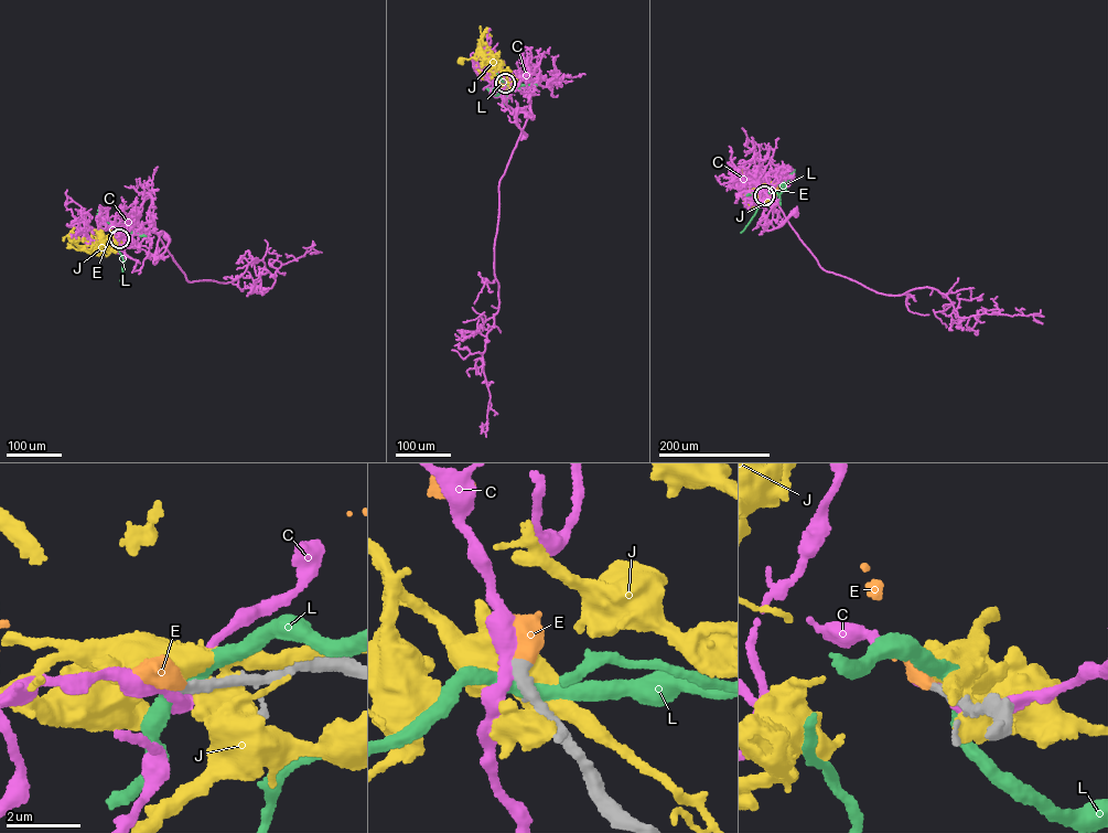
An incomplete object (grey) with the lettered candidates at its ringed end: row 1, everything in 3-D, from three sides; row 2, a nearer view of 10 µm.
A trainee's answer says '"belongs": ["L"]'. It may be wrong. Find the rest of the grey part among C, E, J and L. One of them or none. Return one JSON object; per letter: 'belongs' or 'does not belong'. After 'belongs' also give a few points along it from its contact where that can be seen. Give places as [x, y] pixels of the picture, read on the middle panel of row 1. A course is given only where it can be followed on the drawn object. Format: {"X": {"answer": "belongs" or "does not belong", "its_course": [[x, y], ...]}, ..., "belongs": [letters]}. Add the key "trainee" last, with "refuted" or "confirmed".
{"C": {"answer": "does not belong"}, "E": {"answer": "belongs"}, "J": {"answer": "does not belong"}, "L": {"answer": "does not belong"}, "belongs": ["E"], "trainee": "refuted"}

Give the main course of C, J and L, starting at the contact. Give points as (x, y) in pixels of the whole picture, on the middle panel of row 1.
C: (505, 83), (529, 100), (531, 115), (519, 107), (516, 111), (524, 136)
J: (505, 83), (496, 75), (484, 53), (477, 52), (474, 59), (460, 61)
L: (505, 83), (493, 89), (499, 94), (488, 88)

